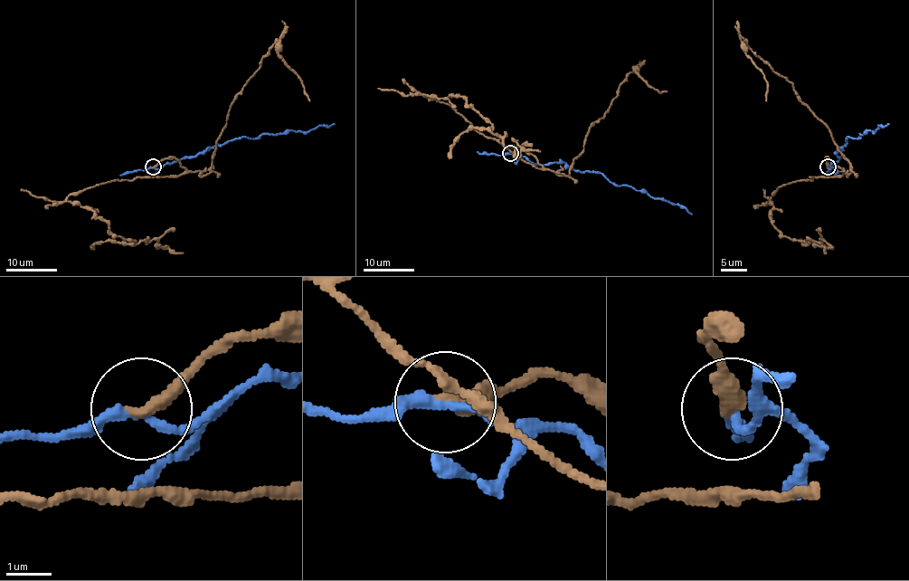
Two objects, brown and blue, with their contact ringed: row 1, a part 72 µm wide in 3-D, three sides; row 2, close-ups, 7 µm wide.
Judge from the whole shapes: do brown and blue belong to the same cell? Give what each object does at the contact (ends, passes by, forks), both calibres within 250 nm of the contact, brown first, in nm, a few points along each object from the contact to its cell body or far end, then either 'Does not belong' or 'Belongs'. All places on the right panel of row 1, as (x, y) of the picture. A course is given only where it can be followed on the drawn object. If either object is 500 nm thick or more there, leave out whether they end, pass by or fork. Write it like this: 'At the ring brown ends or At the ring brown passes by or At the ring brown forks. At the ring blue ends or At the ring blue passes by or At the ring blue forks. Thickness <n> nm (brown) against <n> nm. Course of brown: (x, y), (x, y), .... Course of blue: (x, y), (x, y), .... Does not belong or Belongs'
At the ring brown ends. At the ring blue passes by. Thickness 400 nm (brown) against 220 nm. Course of brown: (828, 166), (828, 157), (841, 176), (783, 185), (770, 200), (771, 223), (783, 235), (823, 239), (826, 253). Course of blue: (828, 166), (838, 160), (837, 148), (845, 145), (847, 138), (857, 138), (888, 123). Does not belong

